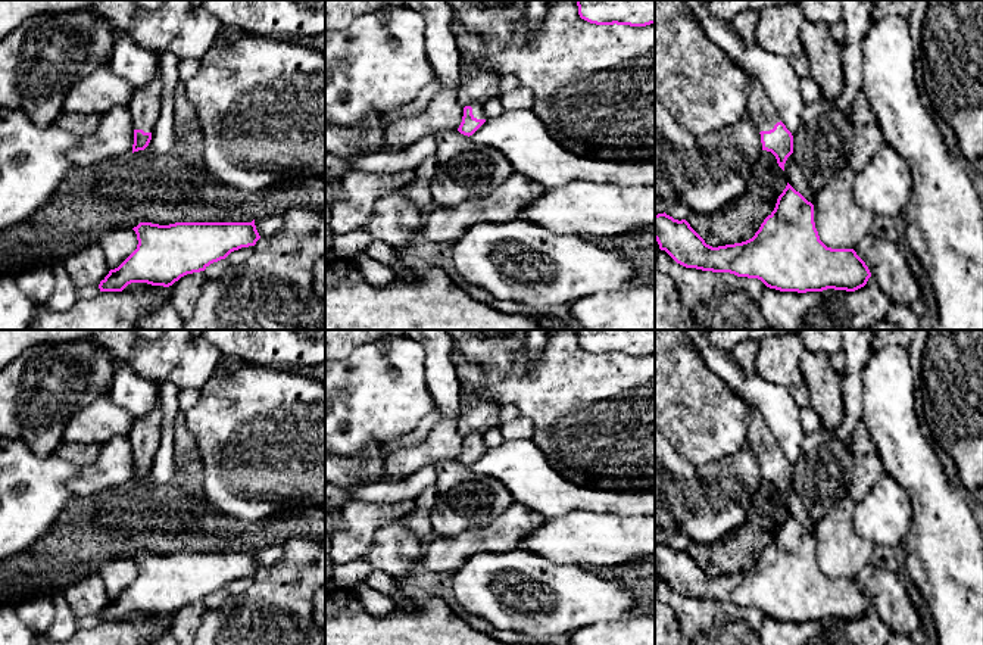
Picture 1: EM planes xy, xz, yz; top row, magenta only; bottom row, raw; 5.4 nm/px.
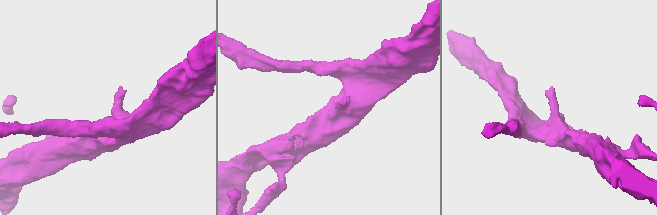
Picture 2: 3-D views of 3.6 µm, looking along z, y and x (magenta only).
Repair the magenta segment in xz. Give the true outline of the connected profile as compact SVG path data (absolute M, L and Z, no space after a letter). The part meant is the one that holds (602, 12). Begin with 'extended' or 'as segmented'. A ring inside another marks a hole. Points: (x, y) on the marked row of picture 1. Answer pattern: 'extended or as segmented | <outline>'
as segmented | M575 0L581 19L596 25L655 24L655 0Z

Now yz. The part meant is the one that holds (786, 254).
as segmented | M789 183L778 196L774 211L746 242L712 247L686 219L674 219L665 212L655 215L655 240L661 250L686 268L758 278L767 287L780 292L806 293L827 289L855 292L871 277L868 267L854 249L831 249L820 240L814 222L814 205Z

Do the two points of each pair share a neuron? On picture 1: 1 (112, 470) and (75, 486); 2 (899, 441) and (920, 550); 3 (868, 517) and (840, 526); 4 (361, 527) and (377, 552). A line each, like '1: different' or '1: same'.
1: same
2: same
3: different
4: different

